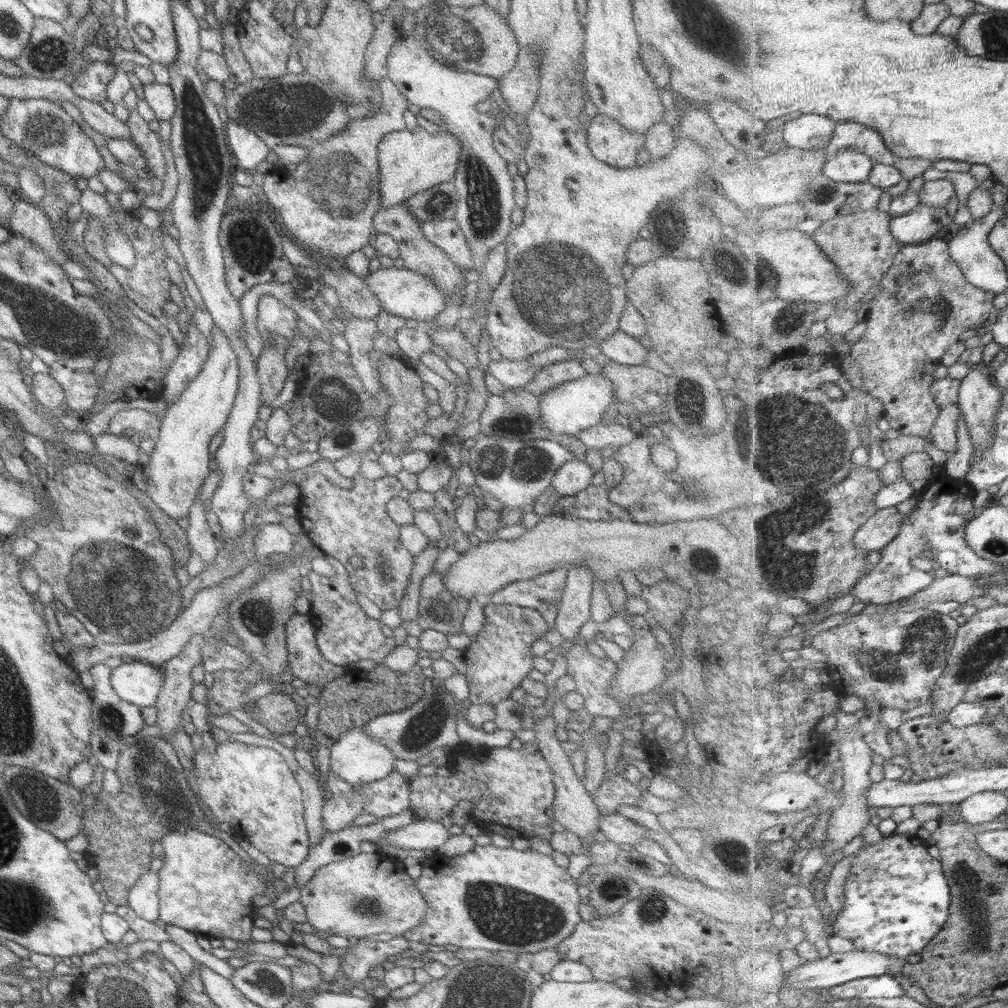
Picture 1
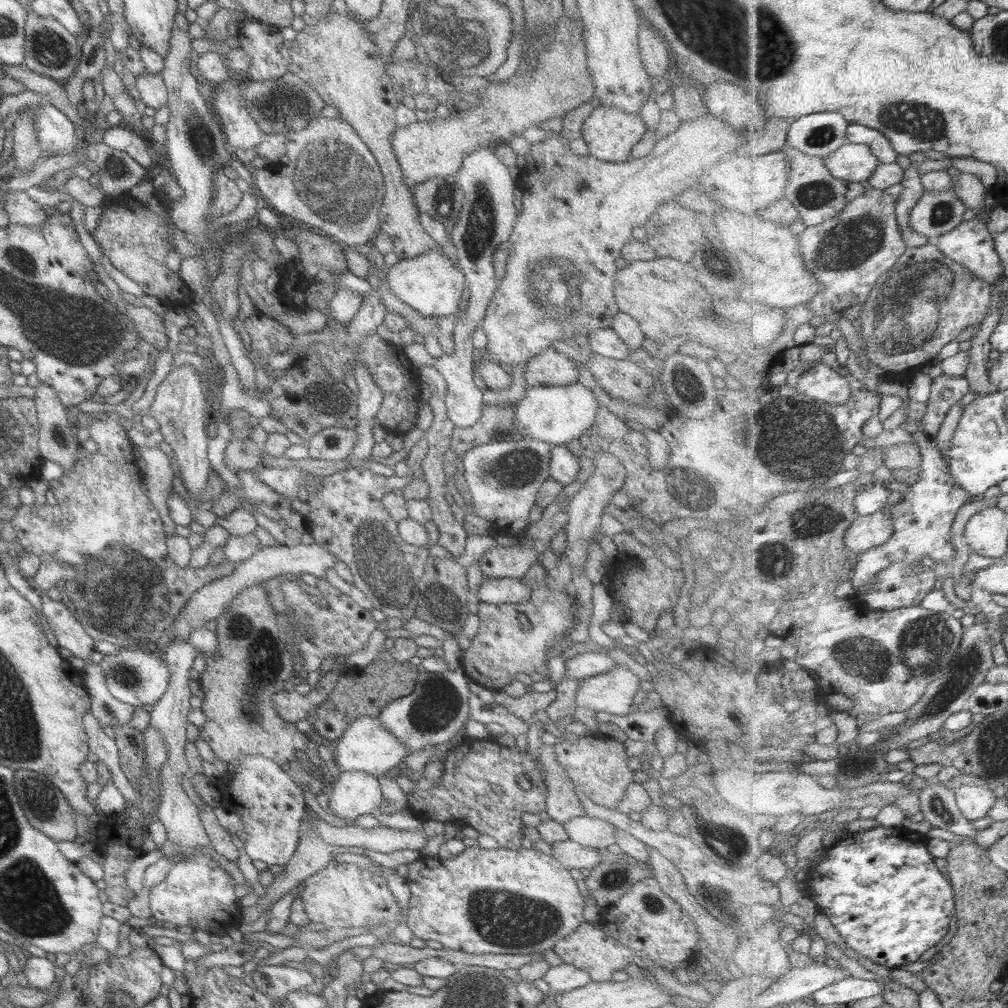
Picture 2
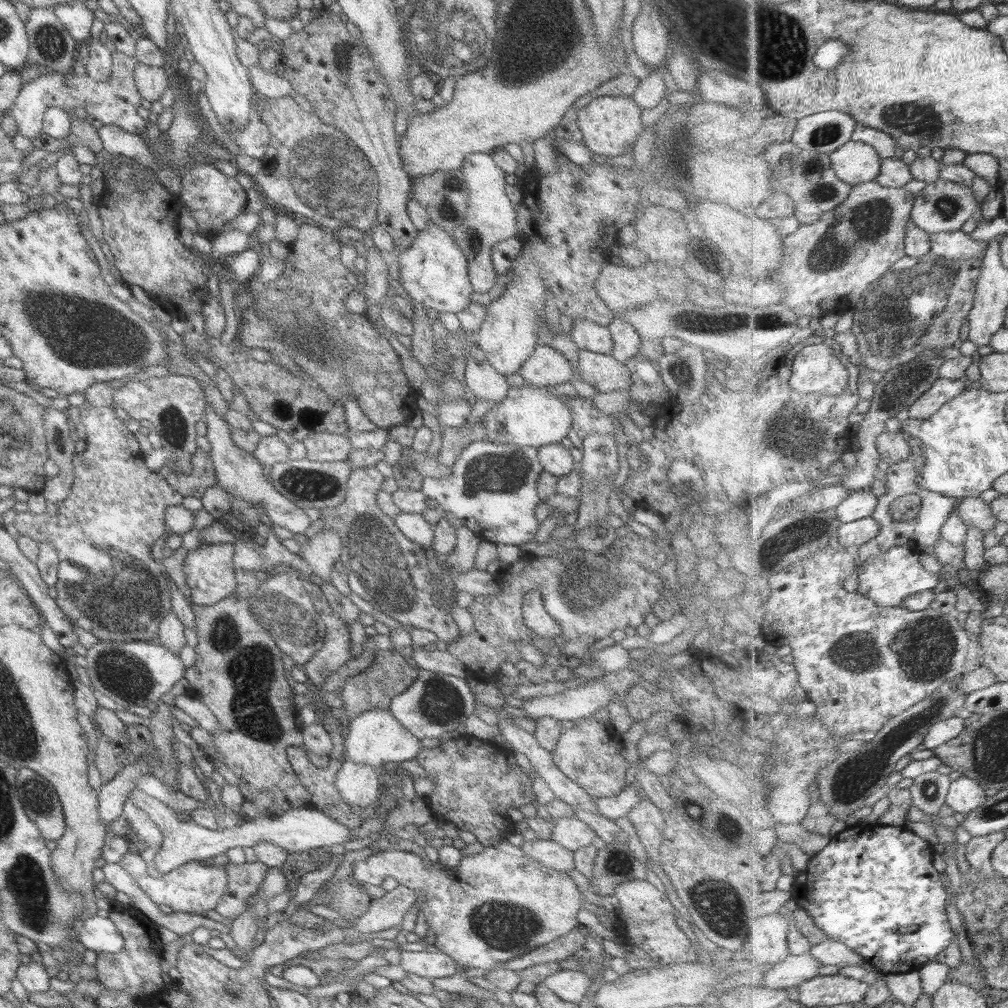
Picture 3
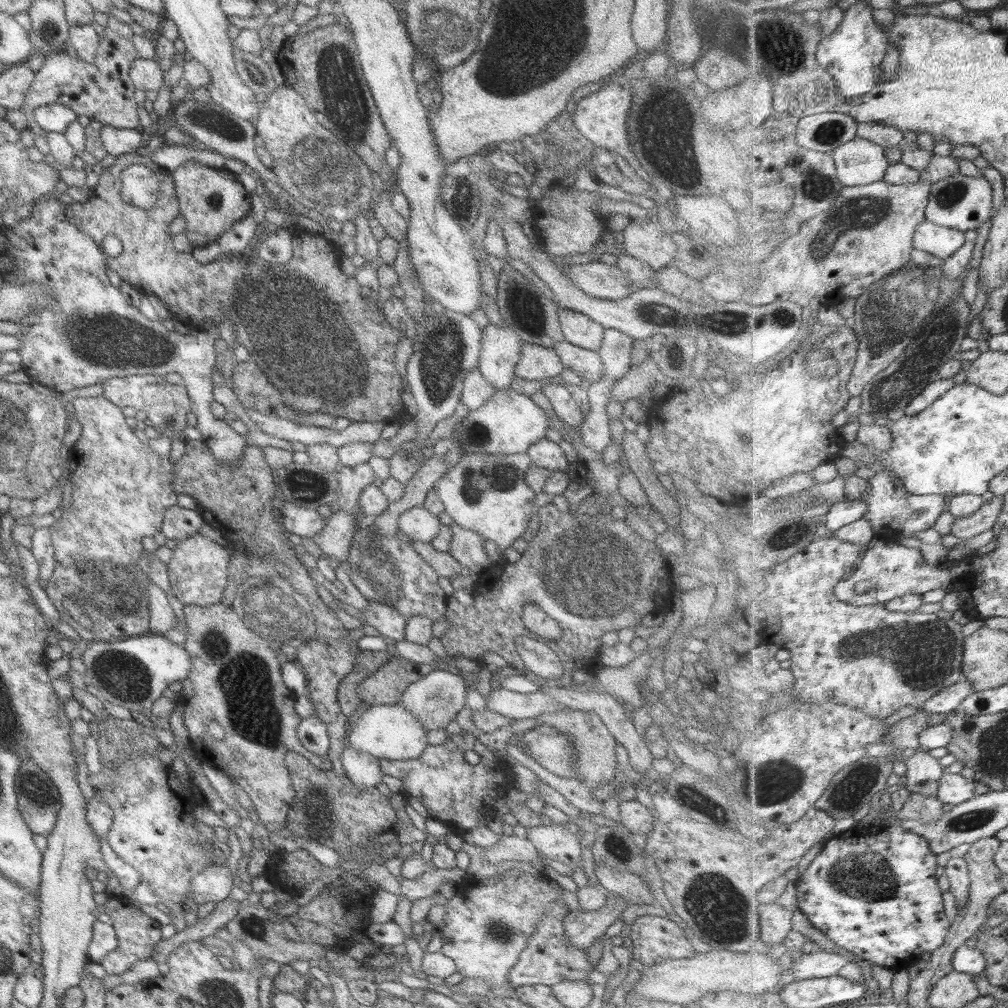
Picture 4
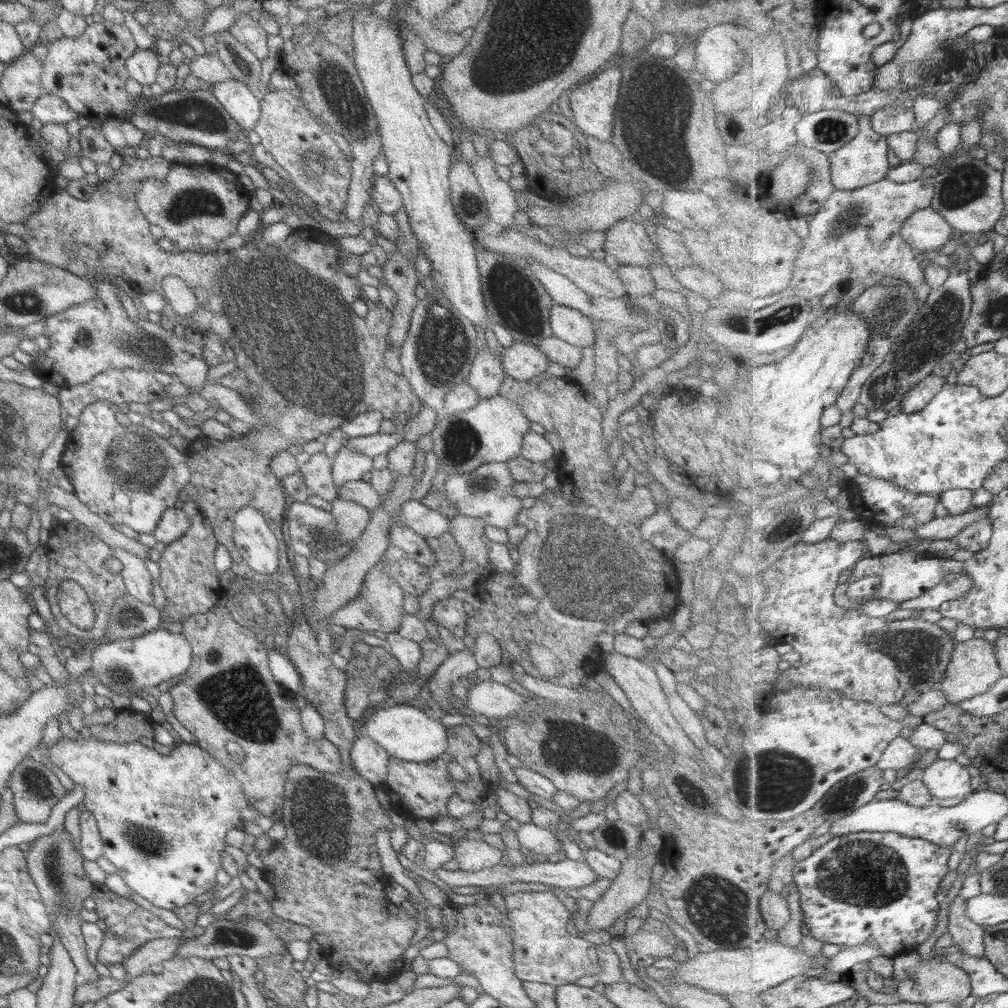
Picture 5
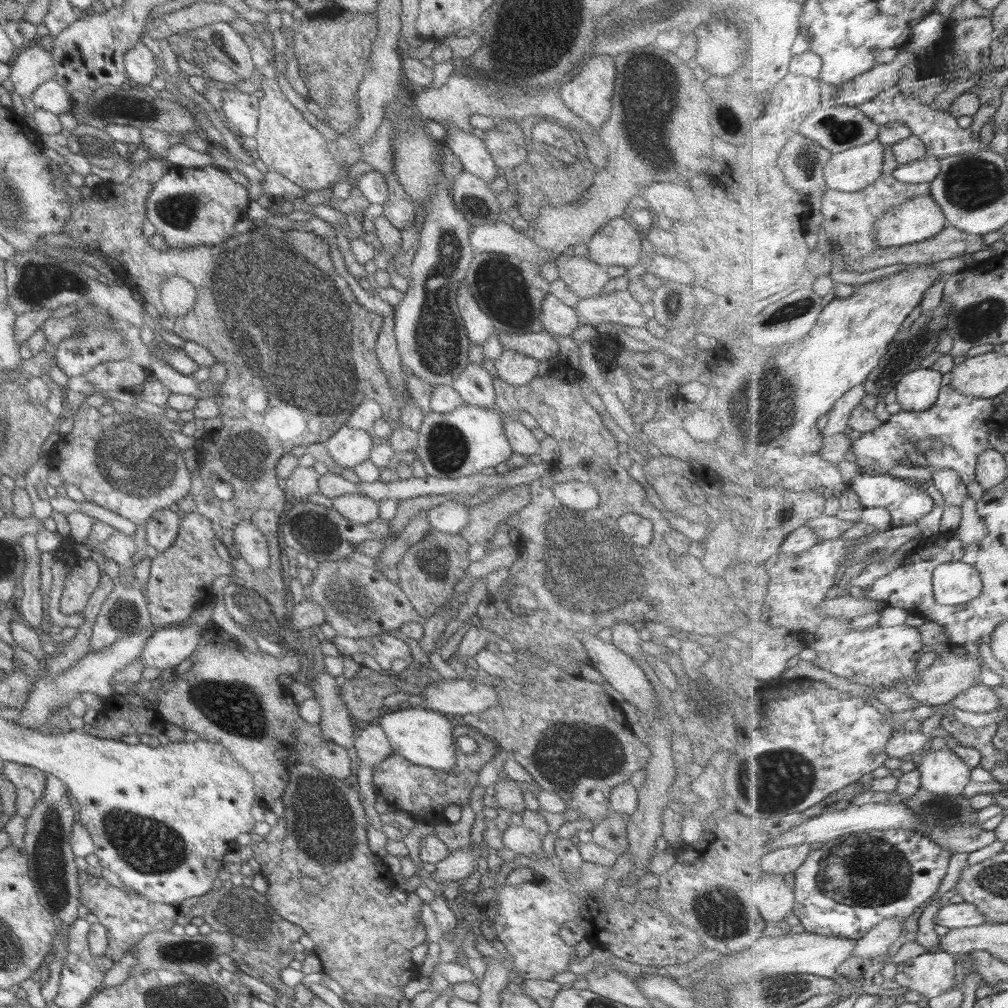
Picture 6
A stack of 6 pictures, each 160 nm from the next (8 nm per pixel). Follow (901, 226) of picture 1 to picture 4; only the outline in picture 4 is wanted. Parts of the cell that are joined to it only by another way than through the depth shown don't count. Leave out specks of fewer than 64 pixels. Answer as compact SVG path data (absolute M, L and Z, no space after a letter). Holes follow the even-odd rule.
M959 172L934 183L929 204L926 208L926 220L931 220L937 225L955 228L963 232L977 230L993 214L993 189L986 176L964 176Z

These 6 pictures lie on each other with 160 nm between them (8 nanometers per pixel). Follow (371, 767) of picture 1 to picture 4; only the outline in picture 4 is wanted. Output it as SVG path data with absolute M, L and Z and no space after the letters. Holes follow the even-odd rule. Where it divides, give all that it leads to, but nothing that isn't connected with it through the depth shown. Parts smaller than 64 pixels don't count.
M370 705L365 712L355 718L346 738L346 746L357 752L389 761L414 759L420 756L428 745L426 732L415 717L401 705Z

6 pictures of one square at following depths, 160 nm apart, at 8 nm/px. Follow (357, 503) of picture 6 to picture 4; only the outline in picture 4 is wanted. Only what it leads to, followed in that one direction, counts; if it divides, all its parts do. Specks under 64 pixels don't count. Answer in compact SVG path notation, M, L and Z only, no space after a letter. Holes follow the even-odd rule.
M338 510L325 518L323 528L312 536L312 541L323 557L343 561L355 527L355 517L350 512Z

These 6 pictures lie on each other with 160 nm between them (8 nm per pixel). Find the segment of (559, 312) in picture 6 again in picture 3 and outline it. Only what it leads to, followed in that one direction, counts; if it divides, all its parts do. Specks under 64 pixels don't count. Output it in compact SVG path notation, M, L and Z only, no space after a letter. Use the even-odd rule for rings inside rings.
M585 320L571 321L569 337L578 349L601 355L609 355L611 353L612 342L606 327L601 327Z

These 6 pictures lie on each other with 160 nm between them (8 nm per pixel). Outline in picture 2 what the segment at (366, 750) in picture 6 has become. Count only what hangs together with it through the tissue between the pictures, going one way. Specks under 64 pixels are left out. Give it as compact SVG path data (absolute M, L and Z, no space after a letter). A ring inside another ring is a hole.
M335 772L327 797L329 812L342 819L372 814L382 801L378 780L365 772Z

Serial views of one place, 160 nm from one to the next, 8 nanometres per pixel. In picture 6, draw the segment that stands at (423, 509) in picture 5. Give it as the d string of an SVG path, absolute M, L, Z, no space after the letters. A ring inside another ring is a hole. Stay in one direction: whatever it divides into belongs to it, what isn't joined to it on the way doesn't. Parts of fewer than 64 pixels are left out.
M452 500L426 510L426 523L429 530L449 535L458 534L467 519L468 509L466 506Z

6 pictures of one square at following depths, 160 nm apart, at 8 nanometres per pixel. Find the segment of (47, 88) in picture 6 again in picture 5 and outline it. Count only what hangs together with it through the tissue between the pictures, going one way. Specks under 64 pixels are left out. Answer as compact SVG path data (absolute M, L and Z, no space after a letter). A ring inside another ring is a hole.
M41 93L35 100L33 107L29 110L32 118L43 124L64 125L70 120L75 120L77 114L67 107L65 102L52 94Z

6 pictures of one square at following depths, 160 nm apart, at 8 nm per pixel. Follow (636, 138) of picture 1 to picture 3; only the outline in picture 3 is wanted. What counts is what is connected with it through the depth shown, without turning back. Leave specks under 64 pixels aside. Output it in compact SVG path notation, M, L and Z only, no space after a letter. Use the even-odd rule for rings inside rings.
M595 96L585 107L575 112L576 123L582 134L581 142L591 154L620 160L631 153L633 142L642 132L640 109L625 96Z

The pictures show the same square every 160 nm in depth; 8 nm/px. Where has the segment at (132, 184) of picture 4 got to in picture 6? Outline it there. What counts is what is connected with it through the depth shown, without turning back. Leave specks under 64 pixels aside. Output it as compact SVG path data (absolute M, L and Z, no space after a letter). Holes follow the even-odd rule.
M170 165L165 174L153 184L147 193L144 213L145 218L155 228L167 244L167 248L186 249L197 245L213 246L233 235L233 224L246 214L249 200L247 198L247 184L237 184L225 171L213 166L203 168L183 168Z

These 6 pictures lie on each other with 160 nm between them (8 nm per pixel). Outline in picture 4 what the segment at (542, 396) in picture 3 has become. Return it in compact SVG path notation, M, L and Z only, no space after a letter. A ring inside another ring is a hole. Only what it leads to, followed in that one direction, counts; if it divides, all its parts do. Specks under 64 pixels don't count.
M499 389L479 408L468 411L457 424L457 443L462 454L485 454L485 456L509 456L527 451L531 444L545 438L548 427L546 413L523 394L507 389Z

